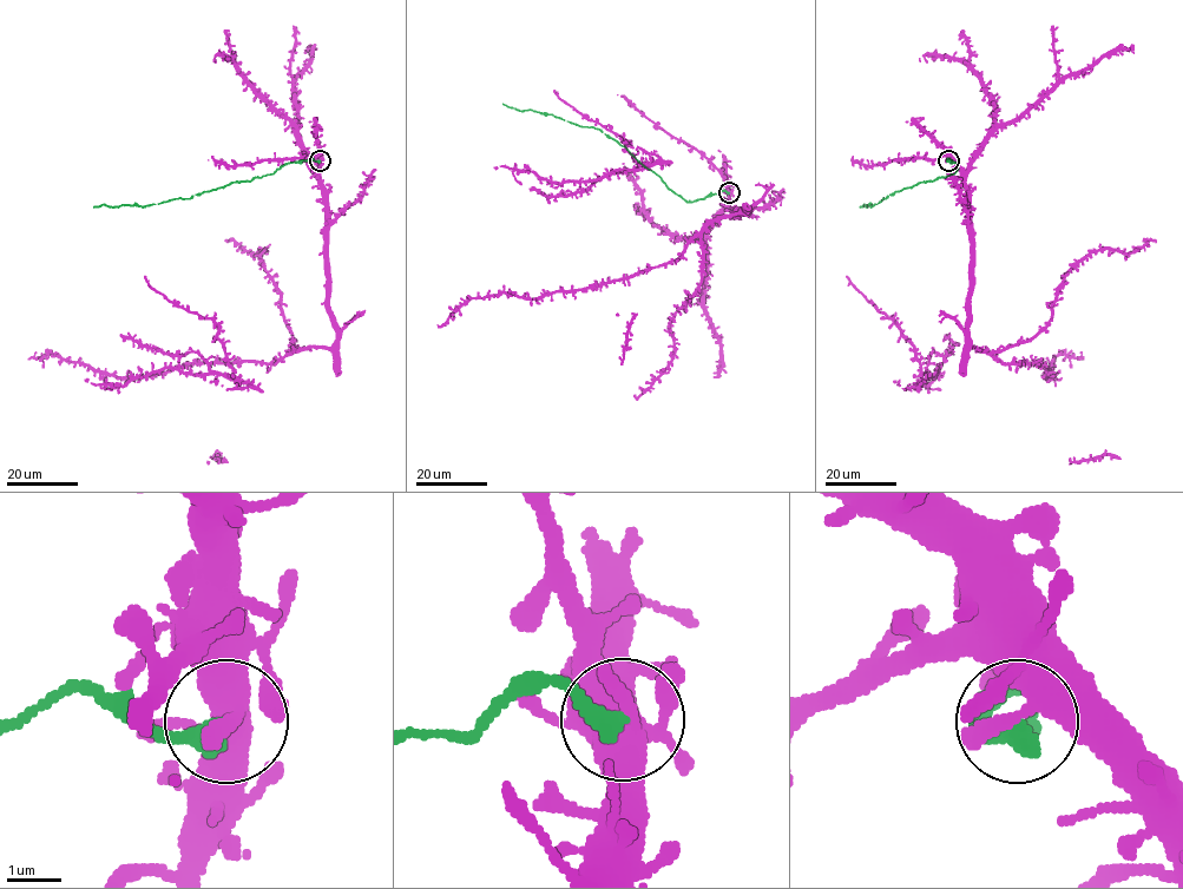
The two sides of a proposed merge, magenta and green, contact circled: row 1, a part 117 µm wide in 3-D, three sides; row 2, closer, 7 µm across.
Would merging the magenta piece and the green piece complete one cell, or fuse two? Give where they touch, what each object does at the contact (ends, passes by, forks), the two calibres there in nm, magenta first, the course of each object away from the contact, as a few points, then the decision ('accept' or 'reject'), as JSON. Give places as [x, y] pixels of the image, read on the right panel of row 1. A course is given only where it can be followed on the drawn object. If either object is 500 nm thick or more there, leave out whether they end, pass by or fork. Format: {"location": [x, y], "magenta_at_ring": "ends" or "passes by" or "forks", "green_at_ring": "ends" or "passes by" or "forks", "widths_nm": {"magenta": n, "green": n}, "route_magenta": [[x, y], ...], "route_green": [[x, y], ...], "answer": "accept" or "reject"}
{"location": [948, 160], "magenta_at_ring": "ends", "green_at_ring": "ends", "widths_nm": {"magenta": 440, "green": 400}, "route_magenta": [[948, 160], [960, 170], [967, 196], [968, 348], [1004, 363], [1037, 362], [1049, 377], [1059, 355], [1080, 359]], "route_green": [[948, 160], [957, 165], [953, 173], [919, 182], [876, 204], [860, 206]], "answer": "reject"}

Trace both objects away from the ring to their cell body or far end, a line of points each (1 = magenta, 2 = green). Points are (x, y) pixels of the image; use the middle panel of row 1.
1: (729, 192), (728, 205), (746, 212), (712, 218), (676, 259), (534, 298), (471, 297), (438, 324)
2: (729, 192), (722, 190), (687, 202), (599, 130), (503, 104)

